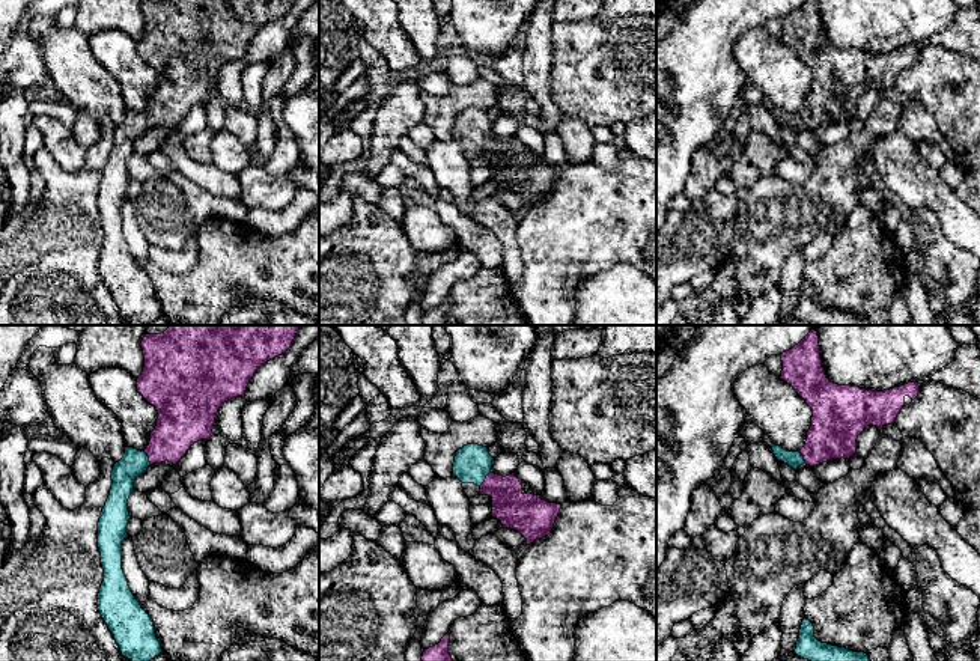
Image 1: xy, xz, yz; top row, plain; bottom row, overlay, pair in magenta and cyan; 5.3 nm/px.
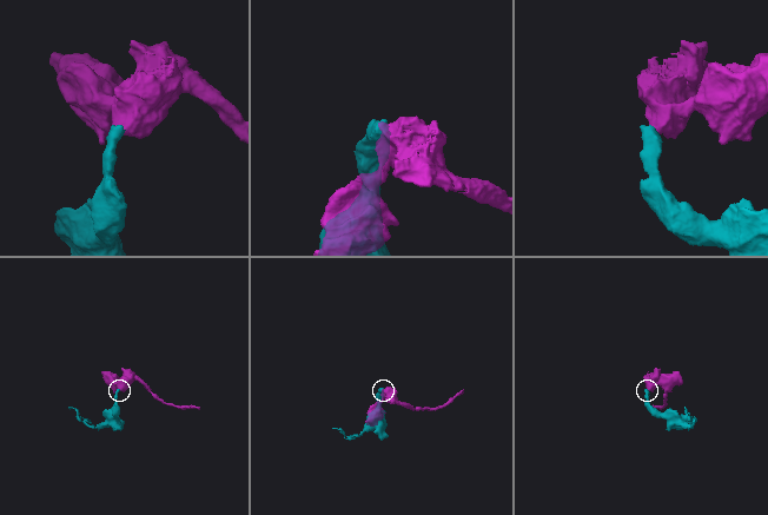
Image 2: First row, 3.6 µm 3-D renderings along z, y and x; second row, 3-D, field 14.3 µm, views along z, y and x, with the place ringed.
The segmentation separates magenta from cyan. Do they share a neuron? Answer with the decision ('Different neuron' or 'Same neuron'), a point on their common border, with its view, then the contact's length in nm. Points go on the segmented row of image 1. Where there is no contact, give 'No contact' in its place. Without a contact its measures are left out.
Same neuron. Touches magenta at xy (149, 458). Shared border 90 nm

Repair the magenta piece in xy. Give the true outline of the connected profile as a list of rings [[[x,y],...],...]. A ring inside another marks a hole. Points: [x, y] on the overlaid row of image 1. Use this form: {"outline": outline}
{"outline": [[[169,325],[161,334],[146,334],[143,337],[145,367],[137,378],[137,390],[157,408],[158,420],[155,429],[151,432],[149,446],[143,452],[125,447],[123,458],[114,464],[111,471],[113,485],[98,522],[98,548],[104,569],[104,581],[98,593],[98,610],[110,632],[114,635],[122,656],[131,661],[151,661],[163,653],[155,635],[154,622],[132,595],[122,569],[122,541],[128,536],[126,525],[131,518],[128,498],[134,491],[135,479],[146,471],[149,465],[166,461],[176,465],[194,443],[209,440],[214,435],[212,429],[220,407],[233,398],[242,396],[256,370],[292,346],[300,327],[301,325]]]}

